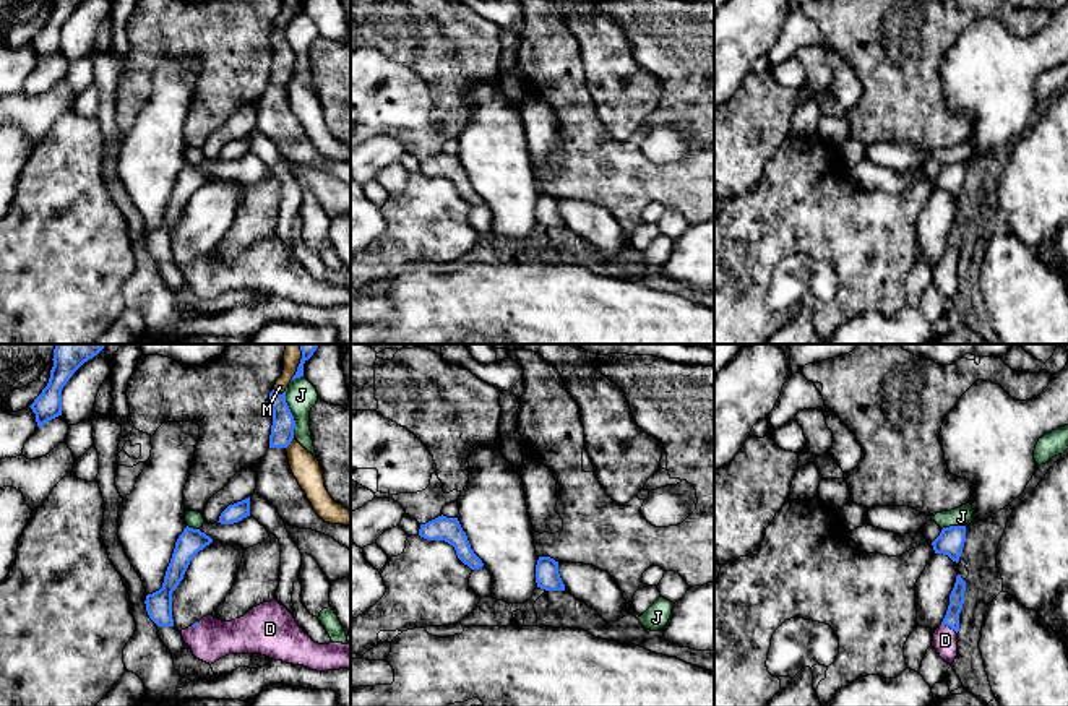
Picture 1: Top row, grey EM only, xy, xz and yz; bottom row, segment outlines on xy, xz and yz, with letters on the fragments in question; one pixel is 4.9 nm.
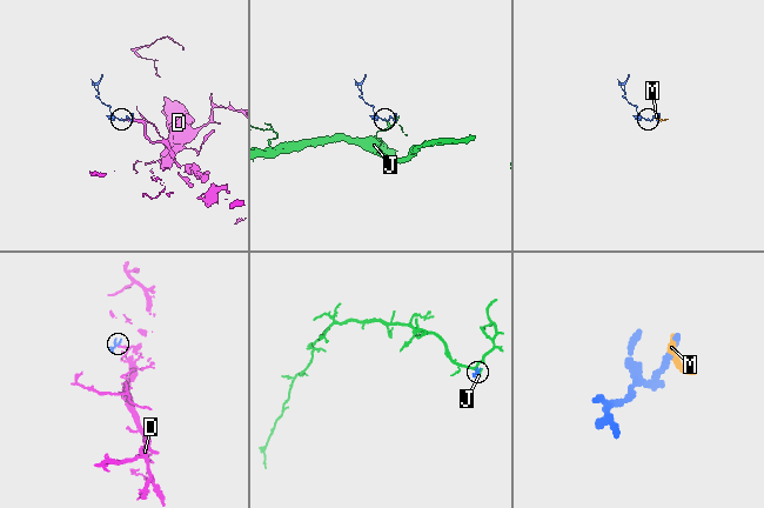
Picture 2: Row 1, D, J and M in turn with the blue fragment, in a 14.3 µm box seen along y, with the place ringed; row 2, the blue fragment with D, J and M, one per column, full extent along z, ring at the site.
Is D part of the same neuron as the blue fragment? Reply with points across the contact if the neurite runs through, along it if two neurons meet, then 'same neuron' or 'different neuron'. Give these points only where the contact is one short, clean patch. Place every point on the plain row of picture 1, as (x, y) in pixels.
runs through yz (956, 234), (950, 263), (945, 276); same neuron

